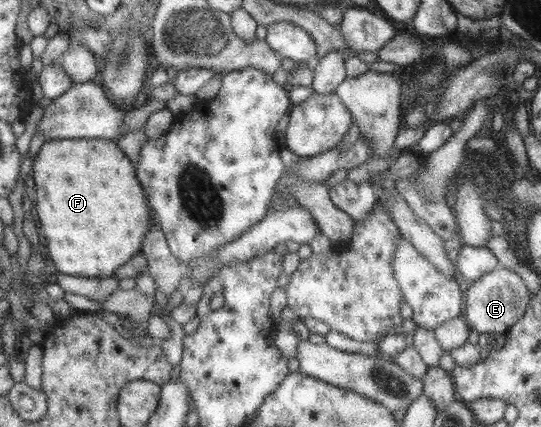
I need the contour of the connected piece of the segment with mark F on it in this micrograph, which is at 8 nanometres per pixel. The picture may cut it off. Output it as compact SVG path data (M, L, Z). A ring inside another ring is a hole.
M67 138L67 139L50 139L45 140L38 154L35 157L35 167L33 168L32 177L36 185L36 210L40 220L41 229L44 237L48 241L48 253L51 260L55 263L56 270L60 273L71 274L72 276L85 276L88 278L112 277L117 270L122 268L133 256L142 251L144 238L150 230L150 213L149 202L146 197L146 190L137 176L137 168L133 160L128 157L117 141L106 139L87 139L87 138Z

